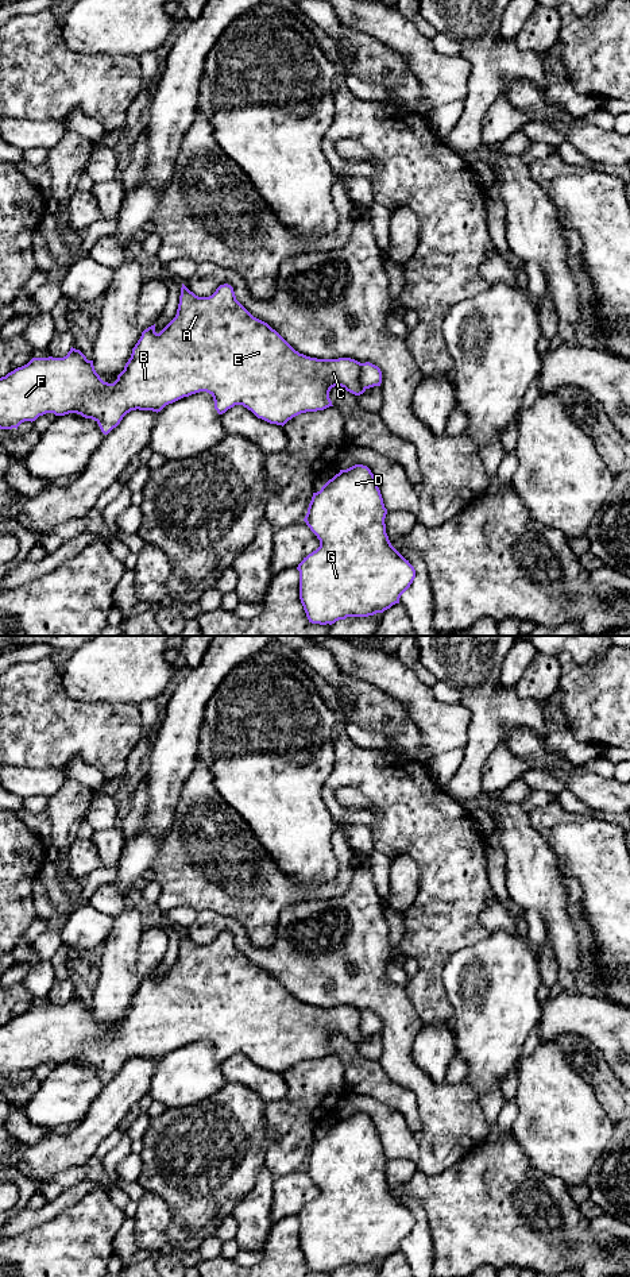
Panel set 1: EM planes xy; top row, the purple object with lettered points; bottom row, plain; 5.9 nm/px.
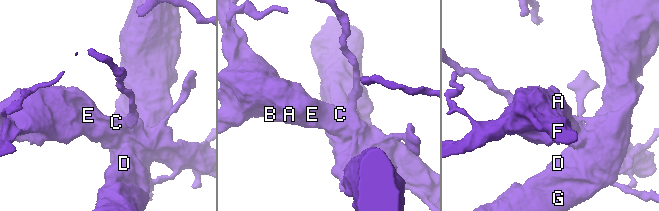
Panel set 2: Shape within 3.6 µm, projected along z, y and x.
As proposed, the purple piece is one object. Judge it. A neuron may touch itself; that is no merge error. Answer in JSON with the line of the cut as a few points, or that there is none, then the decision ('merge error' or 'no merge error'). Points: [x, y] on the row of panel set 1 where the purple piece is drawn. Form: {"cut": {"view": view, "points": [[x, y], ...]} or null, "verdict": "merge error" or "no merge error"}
{"cut": {"view": "xy", "points": [[359, 363], [359, 382], [366, 388]]}, "verdict": "merge error"}

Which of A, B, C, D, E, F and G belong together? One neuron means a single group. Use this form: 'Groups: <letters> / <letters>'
Groups: A B C E F / D G

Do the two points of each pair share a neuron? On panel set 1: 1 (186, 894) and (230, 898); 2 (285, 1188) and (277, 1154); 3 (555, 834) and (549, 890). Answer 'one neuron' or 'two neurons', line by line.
1: one neuron
2: two neurons
3: two neurons

